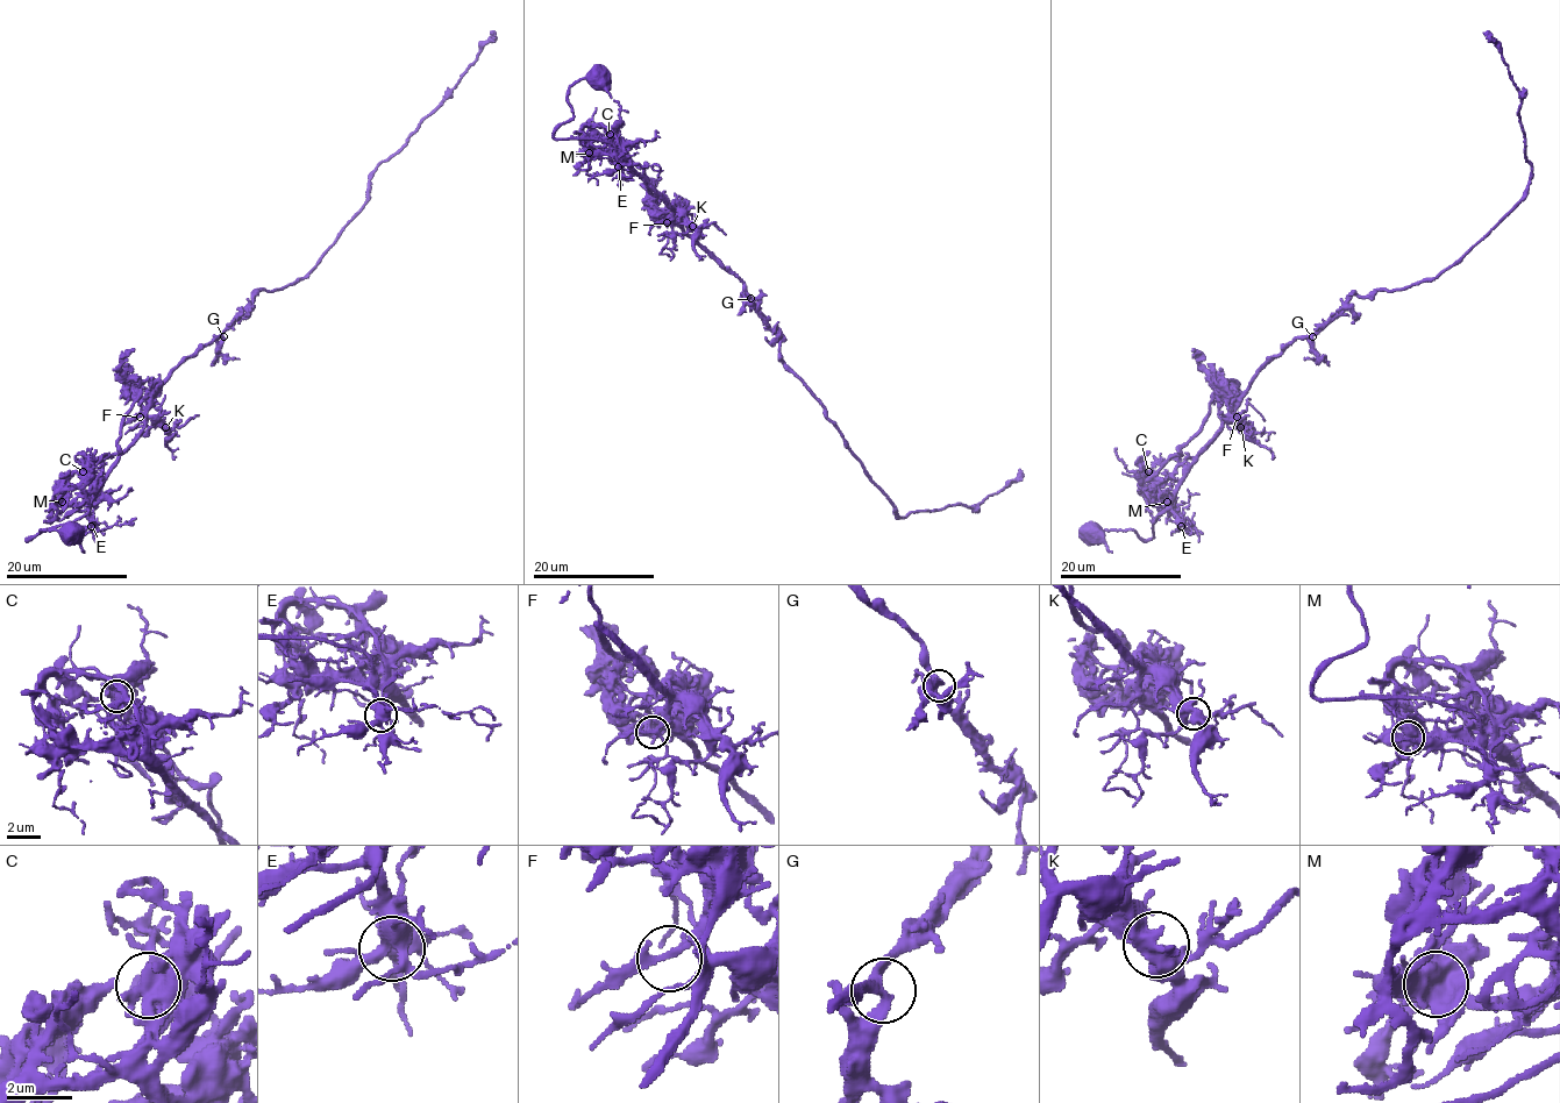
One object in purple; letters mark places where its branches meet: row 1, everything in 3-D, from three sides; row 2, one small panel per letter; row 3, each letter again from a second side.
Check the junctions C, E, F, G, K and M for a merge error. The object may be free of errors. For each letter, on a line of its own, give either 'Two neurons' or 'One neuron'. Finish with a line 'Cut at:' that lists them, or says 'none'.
C: One neuron
E: One neuron
F: One neuron
G: One neuron
K: One neuron
M: Two neurons
Cut at: M

